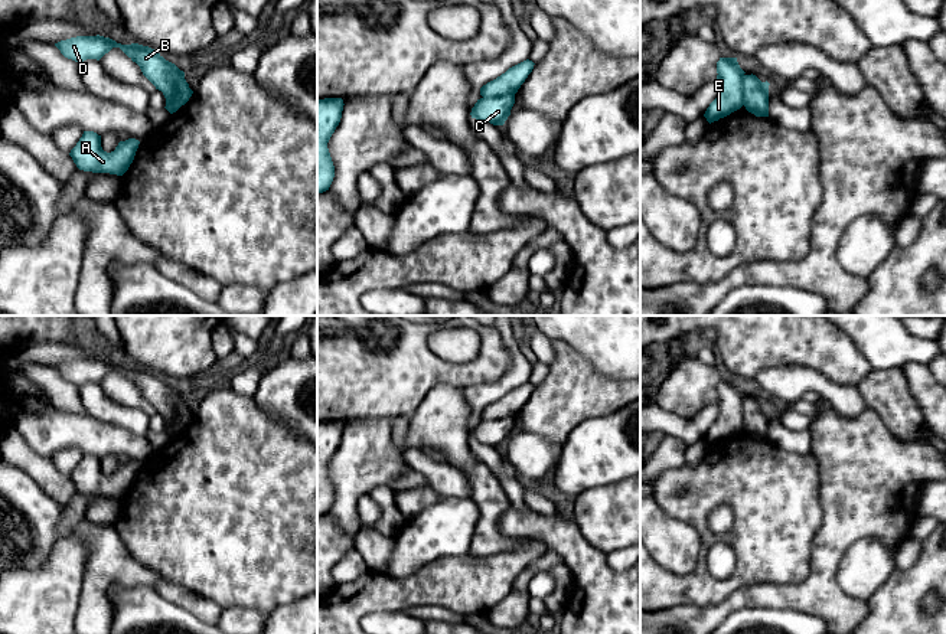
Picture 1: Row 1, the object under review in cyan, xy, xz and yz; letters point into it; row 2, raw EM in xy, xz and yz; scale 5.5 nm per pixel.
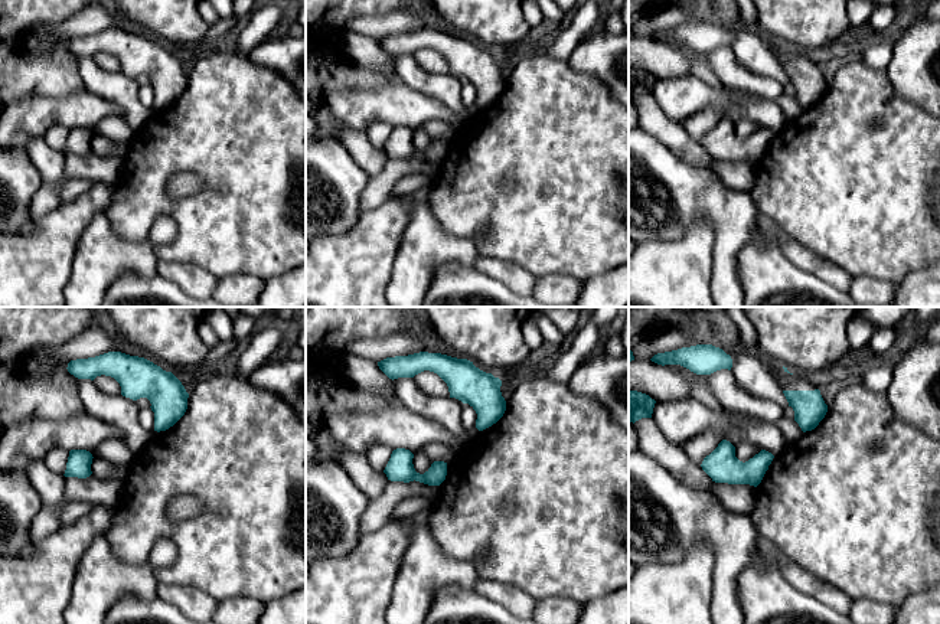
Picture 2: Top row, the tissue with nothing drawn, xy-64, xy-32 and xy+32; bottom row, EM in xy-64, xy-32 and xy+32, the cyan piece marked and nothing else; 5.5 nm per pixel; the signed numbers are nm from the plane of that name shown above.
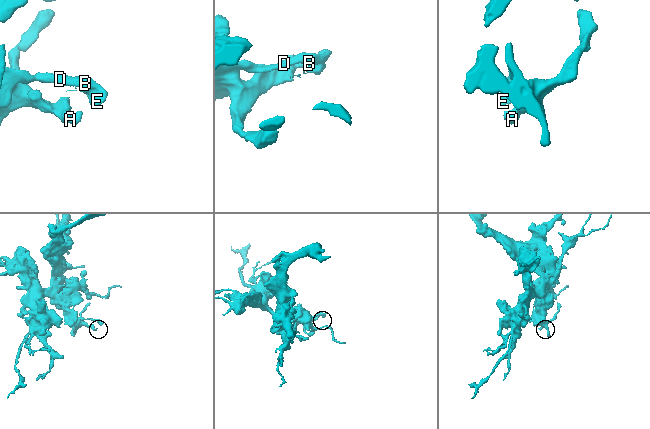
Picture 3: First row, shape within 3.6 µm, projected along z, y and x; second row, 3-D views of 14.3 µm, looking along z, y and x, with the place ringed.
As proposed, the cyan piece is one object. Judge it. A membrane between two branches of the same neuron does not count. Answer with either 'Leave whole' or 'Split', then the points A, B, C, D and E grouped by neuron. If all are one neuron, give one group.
Split. Groups: A B D E / C

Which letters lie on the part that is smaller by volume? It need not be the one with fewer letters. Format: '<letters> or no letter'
C

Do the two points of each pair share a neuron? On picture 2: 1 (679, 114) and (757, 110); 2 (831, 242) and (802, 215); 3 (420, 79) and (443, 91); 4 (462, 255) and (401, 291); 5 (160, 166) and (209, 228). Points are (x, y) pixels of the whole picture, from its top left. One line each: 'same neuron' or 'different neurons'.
1: same neuron
2: same neuron
3: same neuron
4: same neuron
5: same neuron

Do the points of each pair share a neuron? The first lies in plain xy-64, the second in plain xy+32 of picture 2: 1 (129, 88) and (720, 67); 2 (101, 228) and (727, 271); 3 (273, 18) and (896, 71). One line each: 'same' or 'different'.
1: same
2: same
3: different

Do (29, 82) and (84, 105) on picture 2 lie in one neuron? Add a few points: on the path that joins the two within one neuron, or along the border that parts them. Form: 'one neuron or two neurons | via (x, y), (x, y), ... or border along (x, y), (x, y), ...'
two neurons | border along (84, 87), (58, 97), (28, 97)

